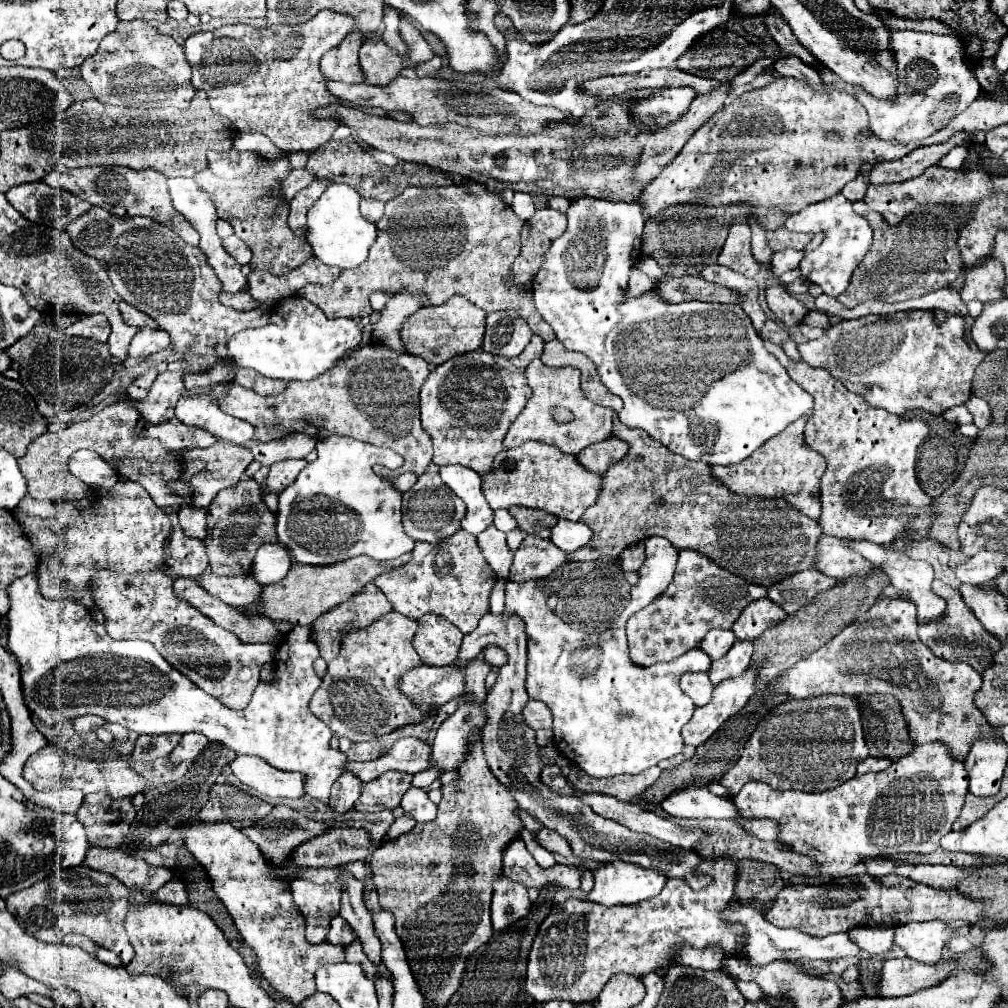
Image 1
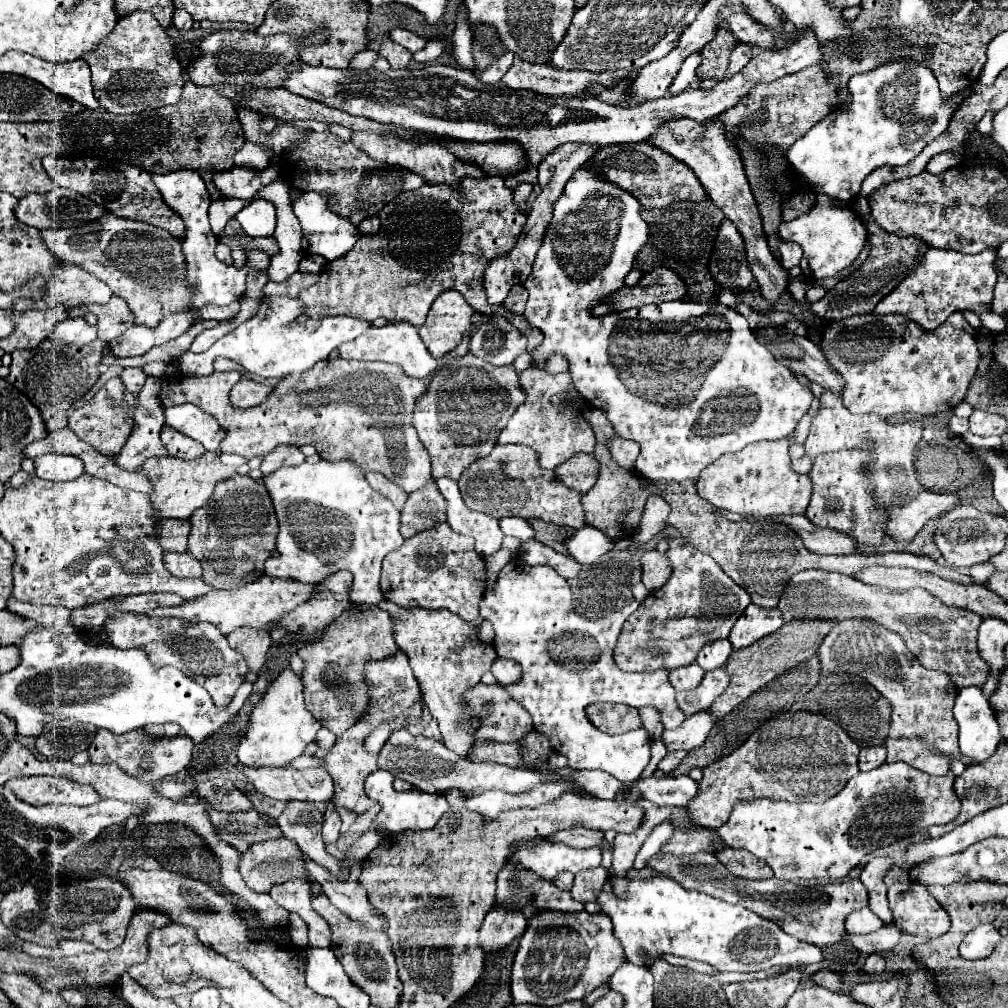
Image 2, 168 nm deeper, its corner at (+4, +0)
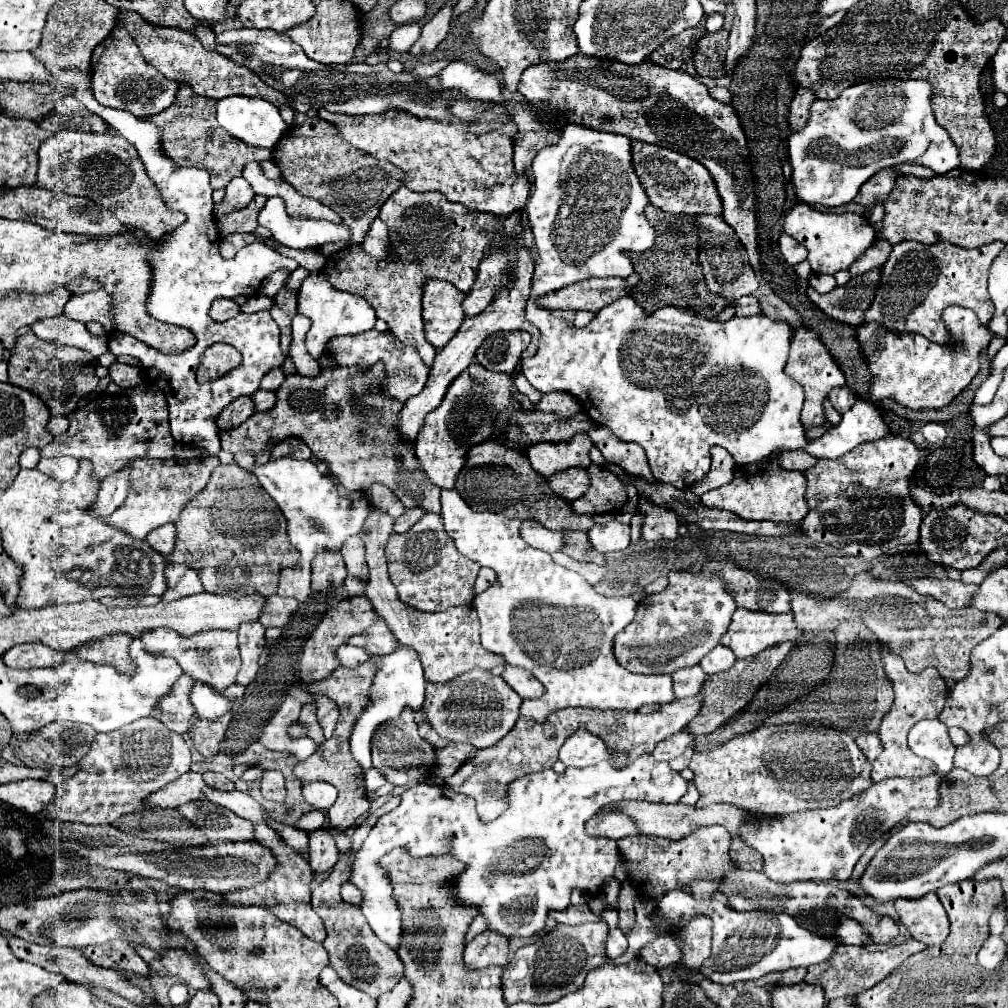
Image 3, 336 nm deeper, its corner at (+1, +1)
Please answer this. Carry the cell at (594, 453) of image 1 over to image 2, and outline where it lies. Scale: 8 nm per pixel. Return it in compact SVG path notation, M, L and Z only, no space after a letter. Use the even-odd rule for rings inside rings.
M576 454L568 462L560 464L554 474L566 488L586 494L596 484L598 470L600 464L592 454Z

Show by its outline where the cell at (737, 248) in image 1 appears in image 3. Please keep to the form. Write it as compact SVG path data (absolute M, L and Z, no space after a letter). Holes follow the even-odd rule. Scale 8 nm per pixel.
M699 215L699 263L703 267L707 289L715 295L725 297L727 301L735 301L743 295L751 295L757 291L759 281L755 271L749 265L747 251L743 249L735 231L723 221L721 215Z

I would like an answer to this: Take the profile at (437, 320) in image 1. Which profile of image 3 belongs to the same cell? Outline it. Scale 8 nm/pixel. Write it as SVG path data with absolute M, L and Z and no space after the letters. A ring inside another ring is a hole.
M431 279L423 287L423 321L425 321L425 339L435 347L443 349L461 323L465 321L463 313L463 295L449 281Z

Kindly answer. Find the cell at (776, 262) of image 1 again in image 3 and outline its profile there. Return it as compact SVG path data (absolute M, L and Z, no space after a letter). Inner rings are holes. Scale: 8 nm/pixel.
M783 233L779 237L779 249L789 265L797 265L797 263L805 261L805 257L807 257L807 249L803 249L803 245L799 245L799 241L795 241L787 233Z

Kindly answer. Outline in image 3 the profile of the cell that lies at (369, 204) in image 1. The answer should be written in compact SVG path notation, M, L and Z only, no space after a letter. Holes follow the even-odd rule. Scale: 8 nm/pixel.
M377 217L373 221L373 225L369 227L361 247L365 249L365 253L377 257L377 259L383 259L383 257L389 257L389 237L387 237L387 225Z

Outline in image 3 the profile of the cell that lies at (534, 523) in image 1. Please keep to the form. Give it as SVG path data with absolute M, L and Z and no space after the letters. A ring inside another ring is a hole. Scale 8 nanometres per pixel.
M563 531L563 553L573 557L575 561L589 561L589 539L587 539L587 533L583 531Z

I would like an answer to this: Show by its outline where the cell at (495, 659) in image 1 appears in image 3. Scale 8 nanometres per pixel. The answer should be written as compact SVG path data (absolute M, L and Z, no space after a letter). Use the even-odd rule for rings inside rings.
M505 665L505 671L501 675L505 683L521 697L521 699L537 699L543 695L543 685L523 667Z

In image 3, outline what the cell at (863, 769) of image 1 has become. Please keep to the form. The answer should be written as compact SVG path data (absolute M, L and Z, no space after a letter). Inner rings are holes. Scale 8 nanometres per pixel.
M865 733L857 739L857 745L859 749L863 751L863 755L869 759L869 761L875 761L879 757L879 753L883 751L883 743L879 741L877 733Z

